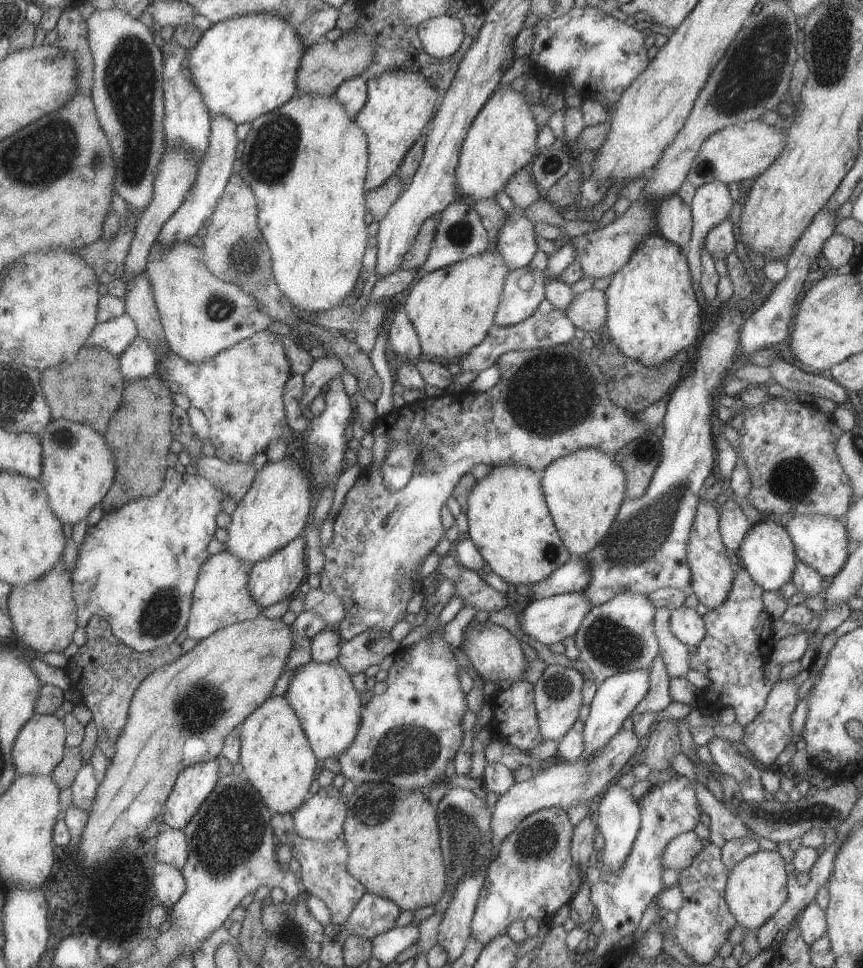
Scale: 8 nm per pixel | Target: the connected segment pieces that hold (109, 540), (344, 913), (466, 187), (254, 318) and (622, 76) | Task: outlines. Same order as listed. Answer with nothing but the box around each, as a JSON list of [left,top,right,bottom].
[[73,467,228,652],[271,813,363,925],[457,83,538,204],[145,240,275,363],[530,5,649,107]]

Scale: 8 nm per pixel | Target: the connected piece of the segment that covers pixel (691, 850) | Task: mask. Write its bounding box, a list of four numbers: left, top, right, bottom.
[663,831,706,870]

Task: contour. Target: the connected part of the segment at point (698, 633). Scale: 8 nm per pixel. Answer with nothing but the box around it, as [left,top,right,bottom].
[670,604,706,647]

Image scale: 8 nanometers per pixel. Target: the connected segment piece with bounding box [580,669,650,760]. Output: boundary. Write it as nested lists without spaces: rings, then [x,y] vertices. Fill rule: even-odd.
[[[640,669],[618,673],[608,677],[597,685],[597,691],[591,702],[591,711],[583,728],[583,753],[580,759],[588,760],[599,753],[606,743],[622,729],[627,717],[630,716],[650,688],[650,669]]]

